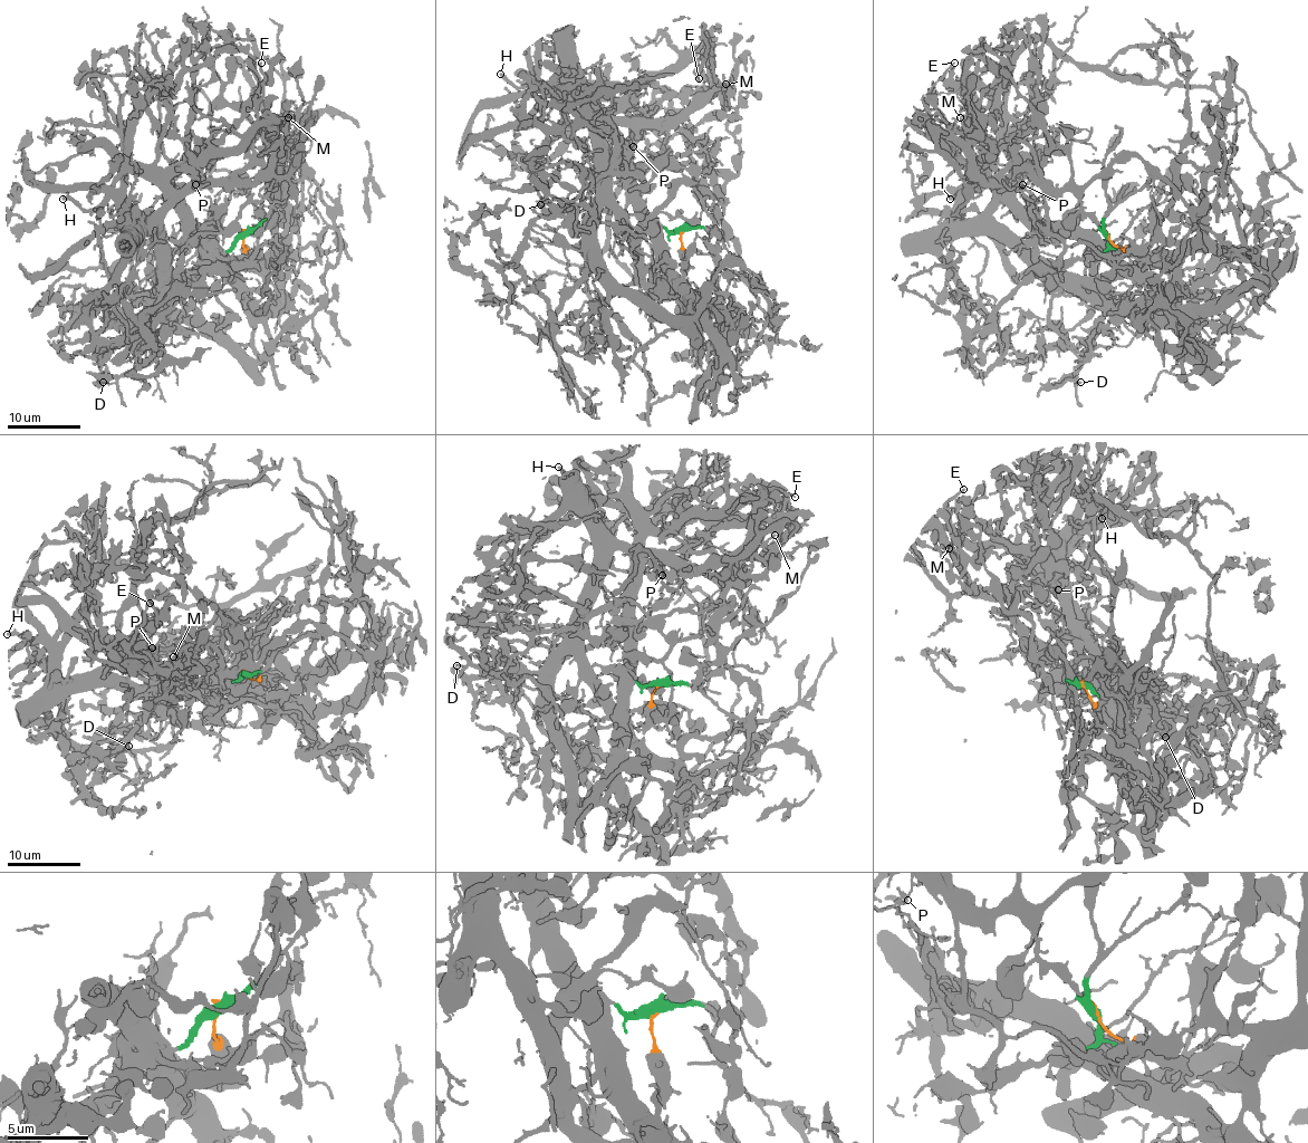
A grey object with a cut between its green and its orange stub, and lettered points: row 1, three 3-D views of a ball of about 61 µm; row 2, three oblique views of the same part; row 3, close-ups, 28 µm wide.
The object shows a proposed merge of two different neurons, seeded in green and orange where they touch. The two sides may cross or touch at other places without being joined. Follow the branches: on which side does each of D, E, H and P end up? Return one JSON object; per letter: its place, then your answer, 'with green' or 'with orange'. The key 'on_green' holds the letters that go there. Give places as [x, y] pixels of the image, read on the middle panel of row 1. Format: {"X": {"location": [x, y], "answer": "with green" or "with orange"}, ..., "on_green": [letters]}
{"D": {"location": [540, 204], "answer": "with green"}, "E": {"location": [699, 78], "answer": "with green"}, "H": {"location": [500, 74], "answer": "with green"}, "P": {"location": [633, 146], "answer": "with green"}, "on_green": ["D", "E", "H", "P"]}

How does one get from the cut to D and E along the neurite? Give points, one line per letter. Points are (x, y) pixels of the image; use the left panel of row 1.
D: (244, 233), (225, 251), (218, 290), (192, 299), (172, 329), (155, 335), (150, 358), (103, 382)
E: (244, 233), (220, 250), (194, 224), (169, 178), (178, 169), (225, 156), (244, 136), (257, 119), (260, 63)

